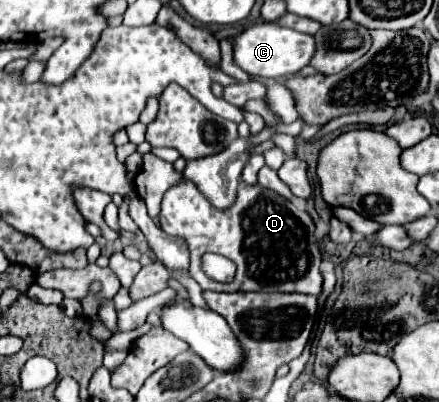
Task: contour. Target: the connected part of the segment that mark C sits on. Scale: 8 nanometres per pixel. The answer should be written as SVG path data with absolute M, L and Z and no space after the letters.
M273 23L253 25L245 29L241 35L237 35L233 41L235 65L247 71L249 75L257 75L265 79L279 79L279 77L299 73L309 63L313 51L315 51L315 41L311 35L287 29L287 27L279 27Z

